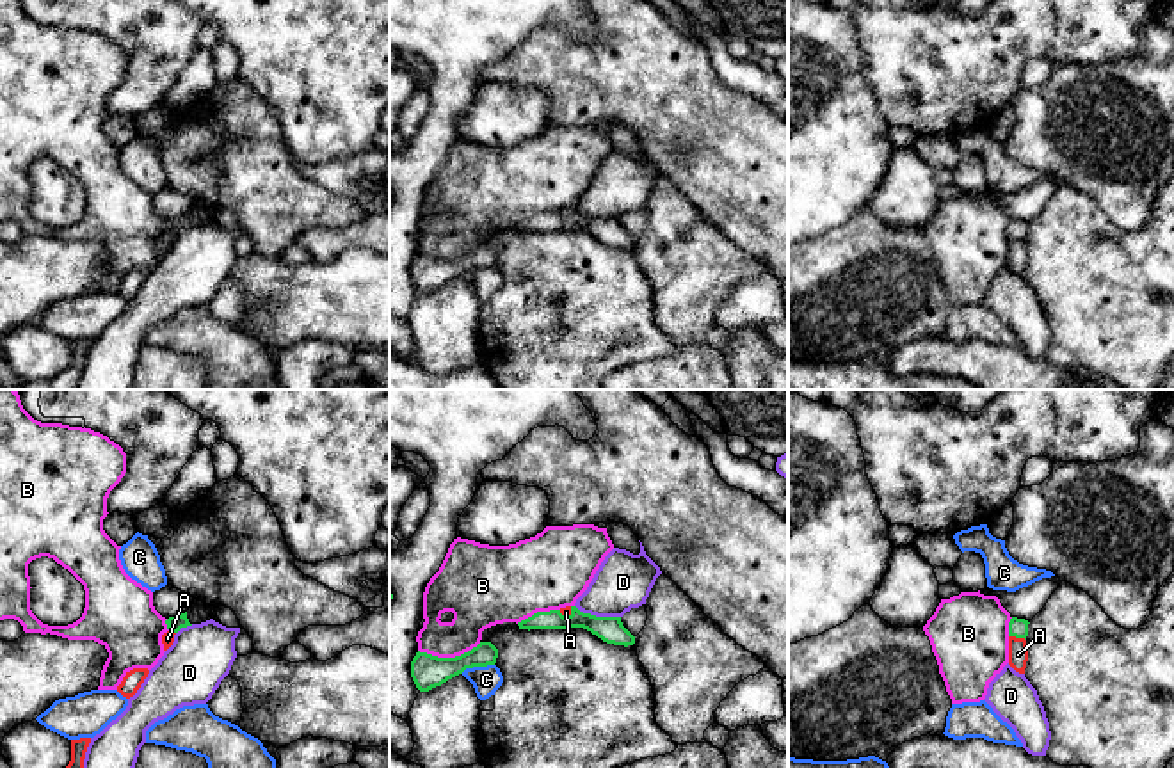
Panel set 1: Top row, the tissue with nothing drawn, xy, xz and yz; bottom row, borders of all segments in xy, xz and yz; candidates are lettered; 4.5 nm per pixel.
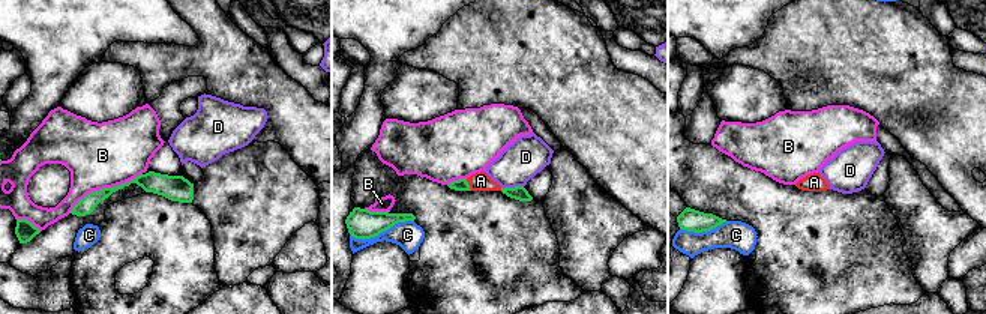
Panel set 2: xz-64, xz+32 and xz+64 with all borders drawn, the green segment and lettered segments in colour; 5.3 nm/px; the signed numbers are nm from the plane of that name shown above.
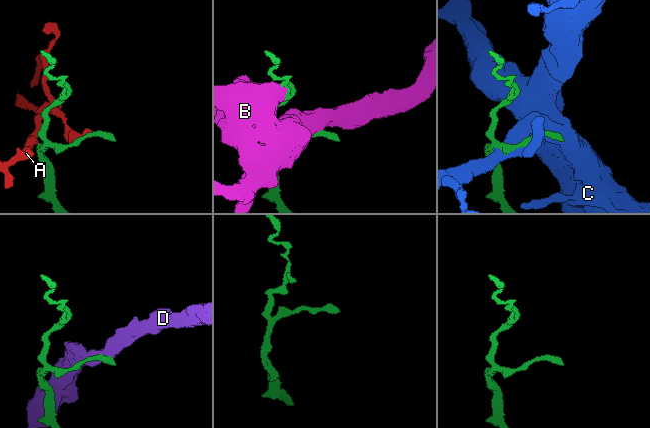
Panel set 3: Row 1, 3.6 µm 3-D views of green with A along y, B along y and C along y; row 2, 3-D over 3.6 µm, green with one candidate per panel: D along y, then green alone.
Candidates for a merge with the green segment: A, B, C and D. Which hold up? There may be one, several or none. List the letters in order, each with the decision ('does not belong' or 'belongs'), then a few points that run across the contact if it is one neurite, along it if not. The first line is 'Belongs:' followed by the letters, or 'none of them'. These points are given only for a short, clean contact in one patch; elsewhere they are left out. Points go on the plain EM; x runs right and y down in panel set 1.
Belongs: none of them
A: does not belong; line yz (1009, 237), (1025, 242)
B: does not belong
C: does not belong
D: does not belong

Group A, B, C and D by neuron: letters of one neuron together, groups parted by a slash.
A / B / C / D

